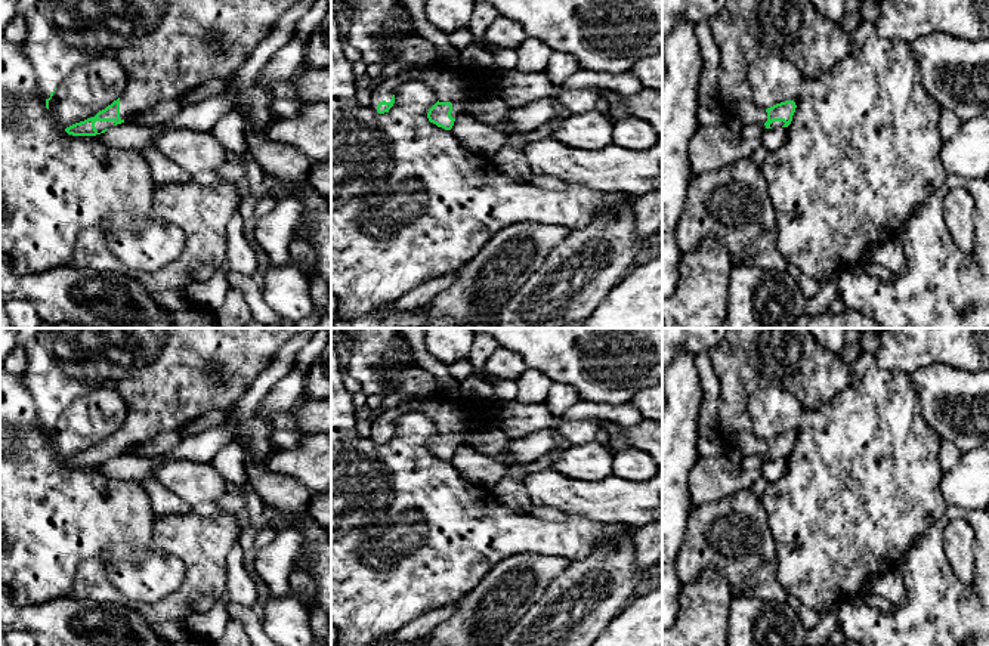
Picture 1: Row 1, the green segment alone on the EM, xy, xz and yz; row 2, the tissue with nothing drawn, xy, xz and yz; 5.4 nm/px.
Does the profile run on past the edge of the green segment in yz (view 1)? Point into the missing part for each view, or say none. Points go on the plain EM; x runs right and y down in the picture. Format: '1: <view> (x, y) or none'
1: yz (748, 359)

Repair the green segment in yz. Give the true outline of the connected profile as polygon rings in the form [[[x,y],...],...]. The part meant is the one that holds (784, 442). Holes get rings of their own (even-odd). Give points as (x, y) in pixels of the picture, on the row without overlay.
[[[729,328],[724,340],[710,350],[710,358],[720,383],[720,438],[744,457],[788,458],[797,439],[794,432],[767,441],[760,439],[748,414],[751,395],[767,387],[781,387],[797,398],[806,409],[816,411],[846,390],[852,377],[852,367],[840,355],[823,347],[810,328]]]

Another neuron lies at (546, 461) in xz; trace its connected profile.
[[[560,435],[560,442],[559,442],[559,445],[557,445],[551,452],[548,452],[547,455],[544,455],[541,460],[538,460],[538,461],[535,461],[535,463],[529,463],[529,464],[510,464],[510,467],[520,469],[520,470],[523,470],[523,472],[528,473],[528,475],[529,475],[529,473],[537,473],[537,472],[541,472],[541,470],[551,469],[554,460],[556,460],[565,449],[568,449],[569,446],[572,446],[572,443]]]

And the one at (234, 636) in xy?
[[[231,621],[226,627],[225,636],[214,643],[214,646],[253,646],[250,637],[244,628],[237,622]]]

